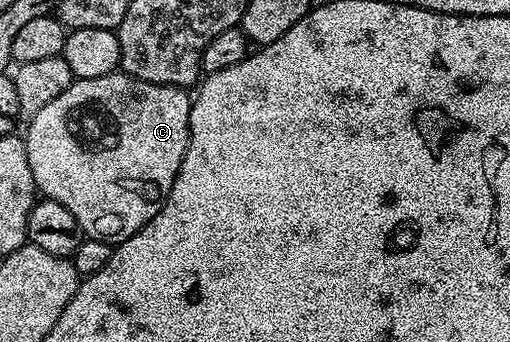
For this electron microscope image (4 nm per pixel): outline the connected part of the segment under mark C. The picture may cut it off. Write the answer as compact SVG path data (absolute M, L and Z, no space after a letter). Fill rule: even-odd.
M113 72L106 76L94 76L93 78L77 78L72 81L70 88L62 92L62 96L50 100L46 108L41 108L34 117L27 119L28 134L23 135L26 156L30 160L30 172L34 172L37 191L43 197L54 200L78 220L81 231L87 237L97 238L109 244L125 242L130 236L134 236L147 222L154 220L158 212L164 207L168 199L170 188L178 176L178 168L184 159L184 153L188 147L188 129L190 128L190 112L192 111L192 98L187 89L179 86L167 86L166 84L150 84L146 80L138 80L134 76L123 72Z

